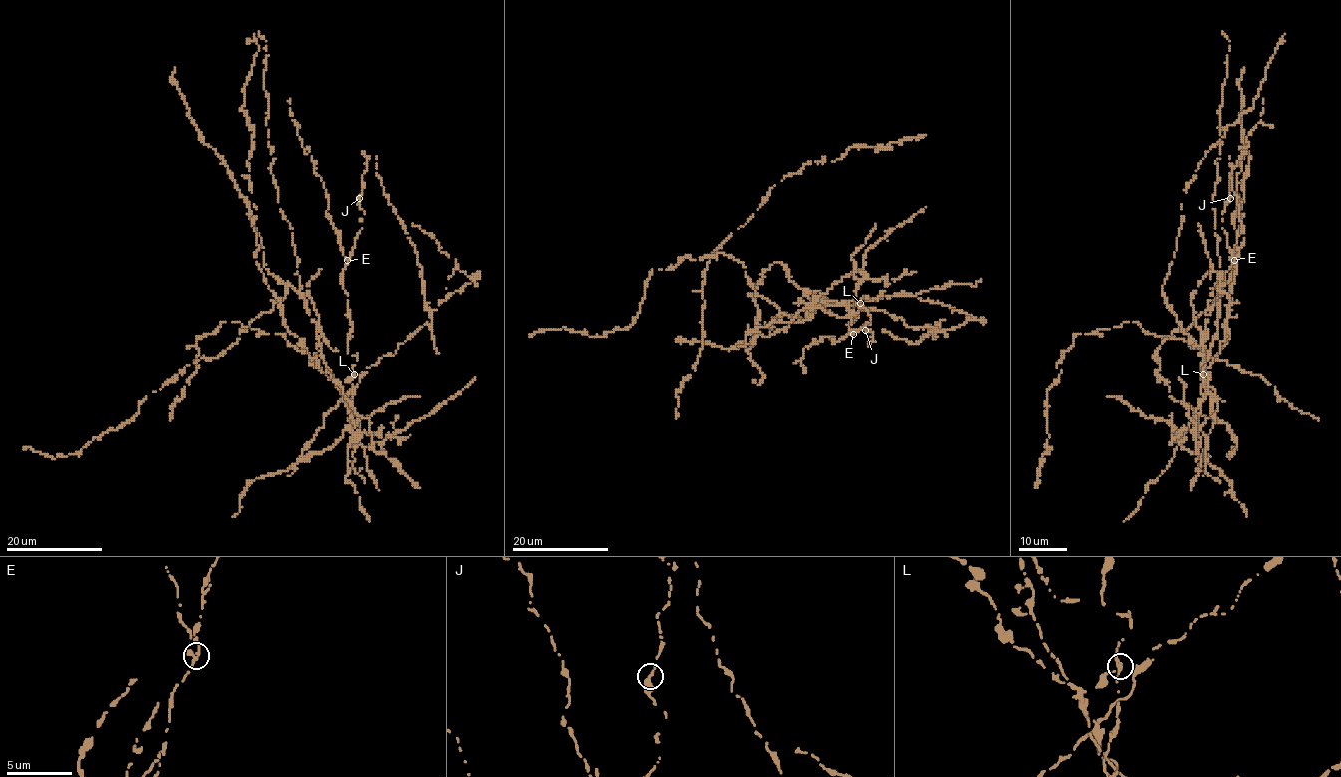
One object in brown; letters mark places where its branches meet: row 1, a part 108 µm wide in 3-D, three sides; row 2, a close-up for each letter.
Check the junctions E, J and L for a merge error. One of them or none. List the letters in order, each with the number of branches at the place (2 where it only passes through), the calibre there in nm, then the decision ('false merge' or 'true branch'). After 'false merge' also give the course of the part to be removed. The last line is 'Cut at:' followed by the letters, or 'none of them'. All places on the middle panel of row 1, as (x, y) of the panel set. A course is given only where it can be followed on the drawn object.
E: 2 branches meet; 280 nm thick; true branch
J: 2 branches meet; 280 nm thick; true branch
L: 2 branches meet; 260 nm thick; false merge; foreign part runs (860, 302), (827, 304), (794, 322), (721, 253), (652, 270), (640, 311), (622, 330), (529, 337)
Cut at: L

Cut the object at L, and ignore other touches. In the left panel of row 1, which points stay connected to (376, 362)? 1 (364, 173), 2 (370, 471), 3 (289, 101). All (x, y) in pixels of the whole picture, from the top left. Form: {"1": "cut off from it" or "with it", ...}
{"1": "cut off from it", "2": "with it", "3": "cut off from it"}

